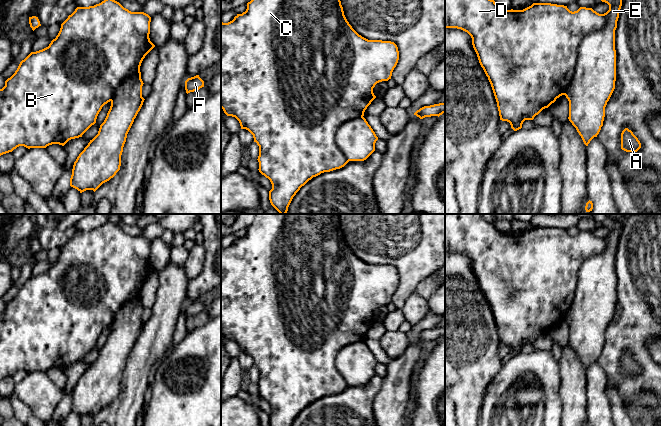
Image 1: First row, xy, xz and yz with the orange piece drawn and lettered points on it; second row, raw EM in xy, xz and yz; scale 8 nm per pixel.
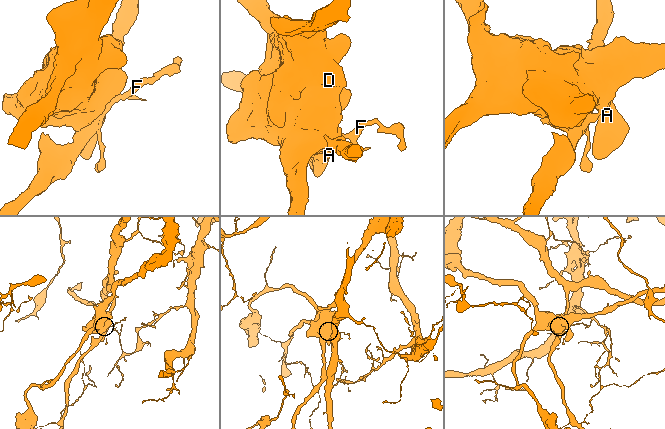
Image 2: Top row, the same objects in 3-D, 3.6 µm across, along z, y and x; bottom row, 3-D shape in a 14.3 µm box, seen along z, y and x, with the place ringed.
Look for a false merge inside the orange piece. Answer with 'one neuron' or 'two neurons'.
two neurons

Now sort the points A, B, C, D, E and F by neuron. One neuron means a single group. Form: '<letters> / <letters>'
A B C D / E F

